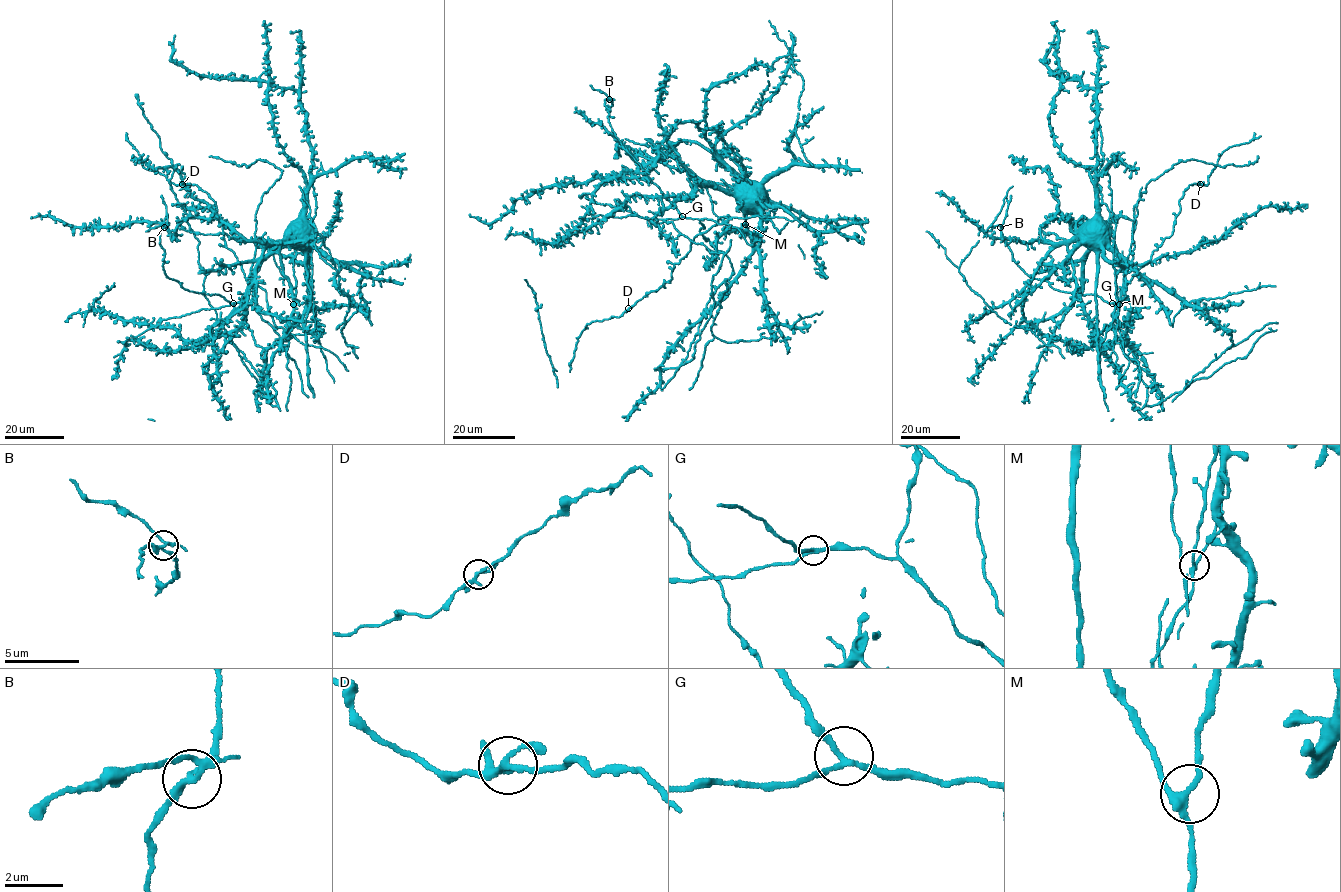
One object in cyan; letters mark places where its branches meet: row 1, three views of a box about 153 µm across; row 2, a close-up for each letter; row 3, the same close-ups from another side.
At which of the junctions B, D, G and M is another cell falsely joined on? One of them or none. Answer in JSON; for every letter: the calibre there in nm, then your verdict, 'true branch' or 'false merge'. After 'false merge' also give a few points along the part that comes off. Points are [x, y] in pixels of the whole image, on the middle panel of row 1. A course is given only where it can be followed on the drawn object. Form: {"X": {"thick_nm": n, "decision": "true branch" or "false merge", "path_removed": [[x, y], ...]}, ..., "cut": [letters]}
{"B": {"thick_nm": 240, "decision": "false merge", "path_removed": [[609, 99], [589, 85]]}, "D": {"thick_nm": 220, "decision": "true branch"}, "G": {"thick_nm": 200, "decision": "true branch"}, "M": {"thick_nm": 240, "decision": "true branch"}, "cut": ["B"]}

